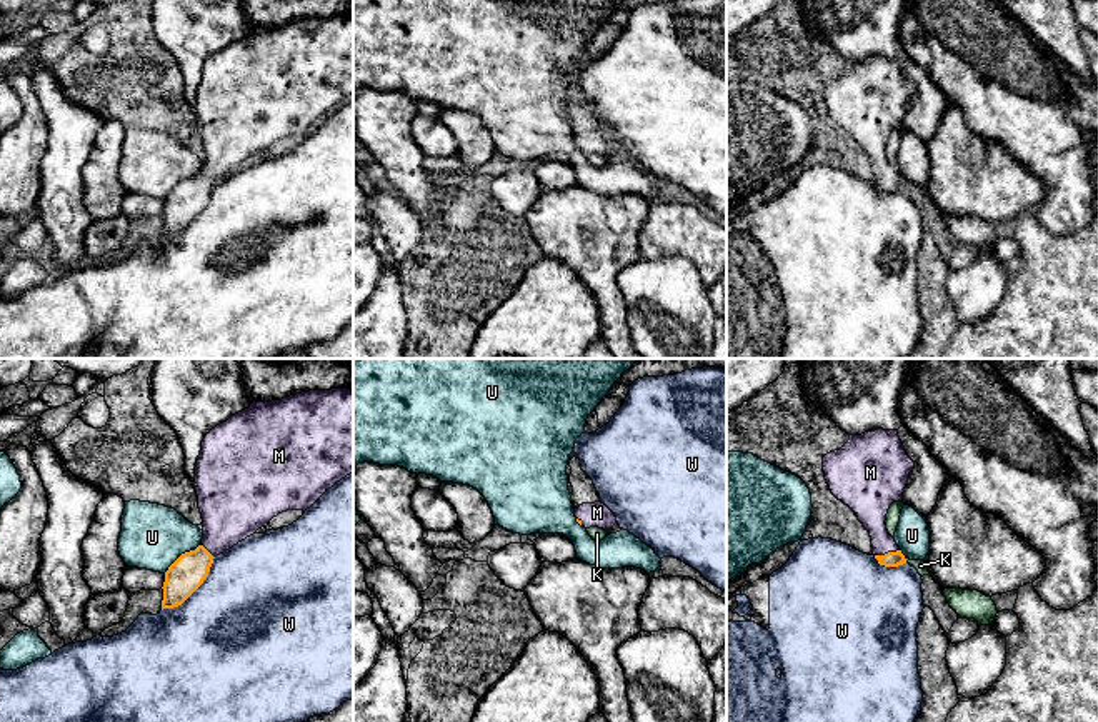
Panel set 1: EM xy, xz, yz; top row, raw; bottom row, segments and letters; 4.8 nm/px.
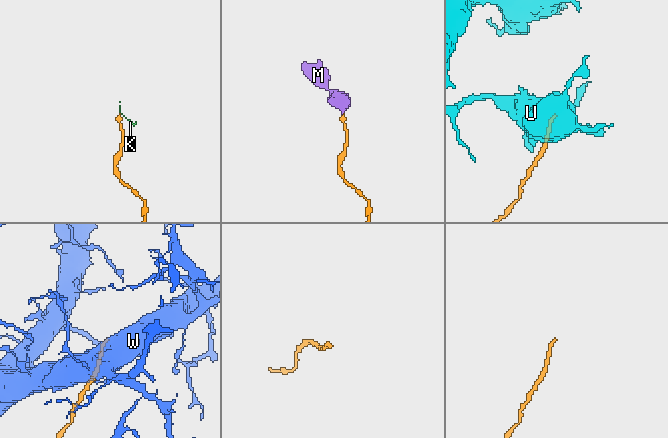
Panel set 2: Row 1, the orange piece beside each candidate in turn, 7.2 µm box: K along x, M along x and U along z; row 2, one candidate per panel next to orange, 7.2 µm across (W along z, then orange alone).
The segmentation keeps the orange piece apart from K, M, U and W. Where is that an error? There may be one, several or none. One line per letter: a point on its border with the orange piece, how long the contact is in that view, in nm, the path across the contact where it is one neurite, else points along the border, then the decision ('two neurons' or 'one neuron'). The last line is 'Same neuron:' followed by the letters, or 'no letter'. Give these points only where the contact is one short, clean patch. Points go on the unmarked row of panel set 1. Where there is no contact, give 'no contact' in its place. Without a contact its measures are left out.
K: contact yz (905, 185); length 30 nm; border yz (903, 184), (907, 187); two neurons
M: contact yz (888, 179); length 120 nm; way yz (892, 185), (888, 179), (873, 149), (870, 130); one neuron
U: contact xy (182, 180); length 240 nm; border xy (200, 170), (185, 177), (164, 199); two neurons
W: contact xy (194, 217); length 380 nm; two neurons
Same neuron: M

